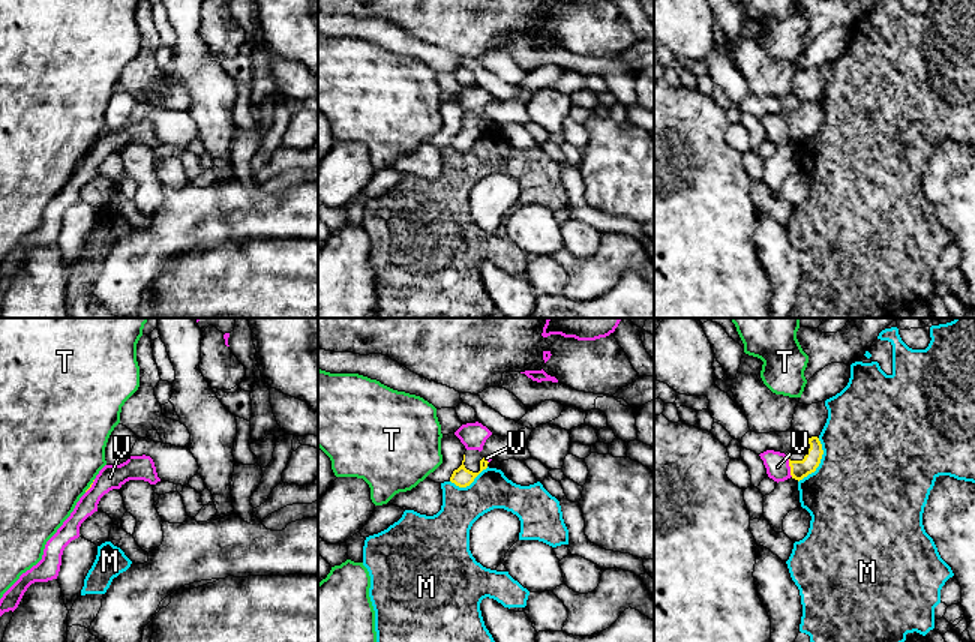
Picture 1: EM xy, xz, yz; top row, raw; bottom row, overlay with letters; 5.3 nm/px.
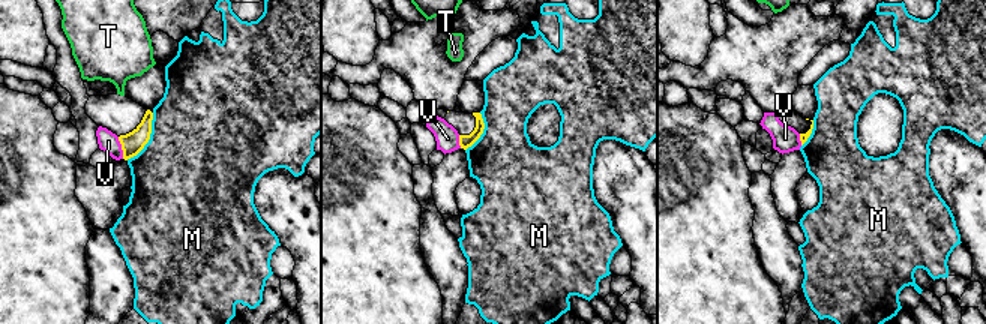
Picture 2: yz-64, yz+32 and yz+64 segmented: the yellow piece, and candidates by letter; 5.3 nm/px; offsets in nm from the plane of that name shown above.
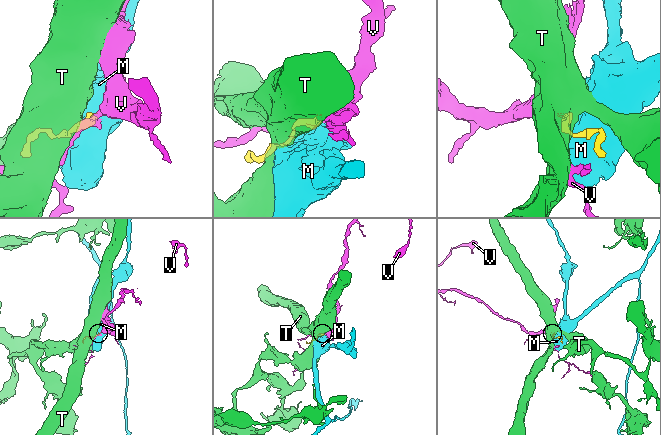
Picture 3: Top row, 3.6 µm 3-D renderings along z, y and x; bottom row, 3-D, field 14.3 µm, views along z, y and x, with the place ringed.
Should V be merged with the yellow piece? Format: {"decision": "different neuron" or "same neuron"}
{"decision": "different neuron"}

